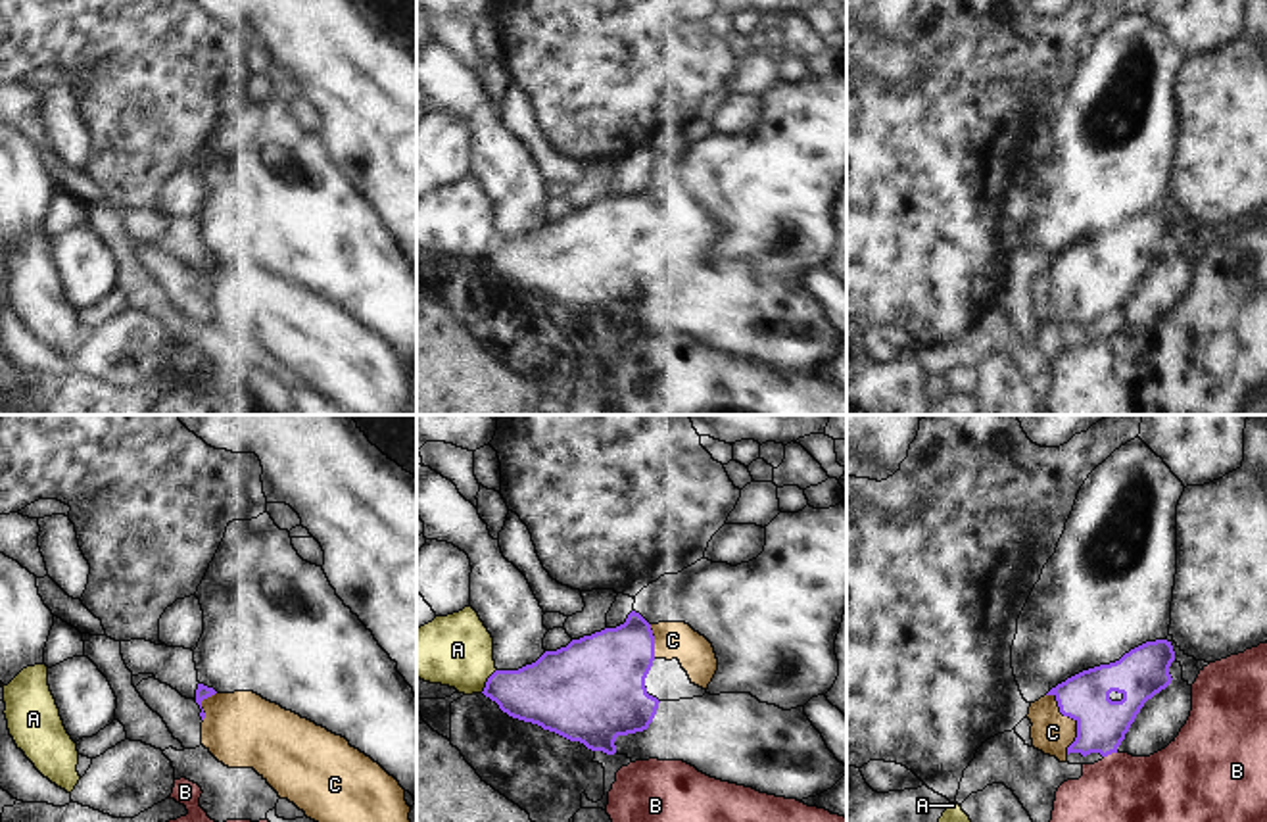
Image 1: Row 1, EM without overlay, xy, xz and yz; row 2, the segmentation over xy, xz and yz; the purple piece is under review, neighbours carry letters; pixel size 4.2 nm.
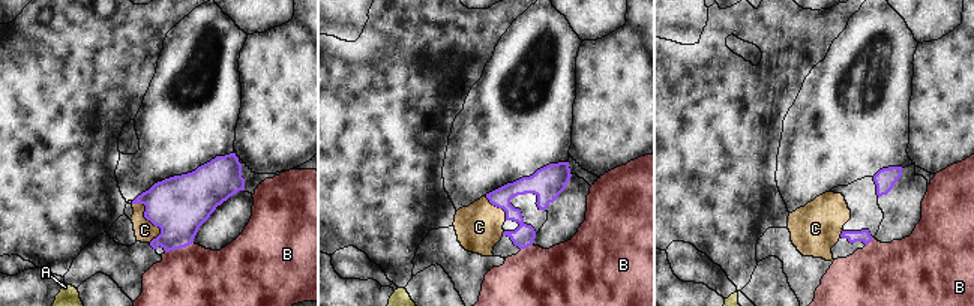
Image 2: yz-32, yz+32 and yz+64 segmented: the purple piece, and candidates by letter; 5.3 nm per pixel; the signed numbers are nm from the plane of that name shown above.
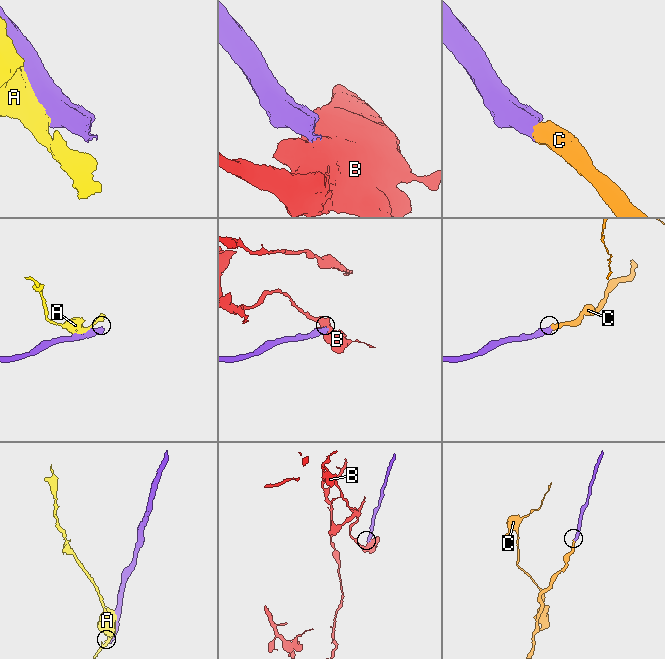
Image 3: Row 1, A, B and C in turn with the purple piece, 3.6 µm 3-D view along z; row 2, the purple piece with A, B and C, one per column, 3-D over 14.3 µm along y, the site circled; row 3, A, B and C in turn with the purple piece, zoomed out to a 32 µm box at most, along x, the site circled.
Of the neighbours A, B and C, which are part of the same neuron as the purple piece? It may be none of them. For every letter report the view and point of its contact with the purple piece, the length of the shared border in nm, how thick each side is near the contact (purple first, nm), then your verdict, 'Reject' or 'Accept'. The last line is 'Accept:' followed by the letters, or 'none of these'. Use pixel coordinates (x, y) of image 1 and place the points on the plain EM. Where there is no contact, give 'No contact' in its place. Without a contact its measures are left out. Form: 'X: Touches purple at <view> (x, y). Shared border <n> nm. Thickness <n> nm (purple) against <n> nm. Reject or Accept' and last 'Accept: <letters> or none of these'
A: Touches purple at xz (488, 250). Shared border 120 nm. Thickness 280 nm (purple) against 300 nm. Reject
B: Touches purple at yz (1110, 323). Shared border 70 nm. Thickness 200 nm (purple) against 460 nm. Reject
C: Touches purple at yz (1074, 289). Shared border 280 nm. Thickness 200 nm (purple) against 170 nm. Accept
Accept: C

